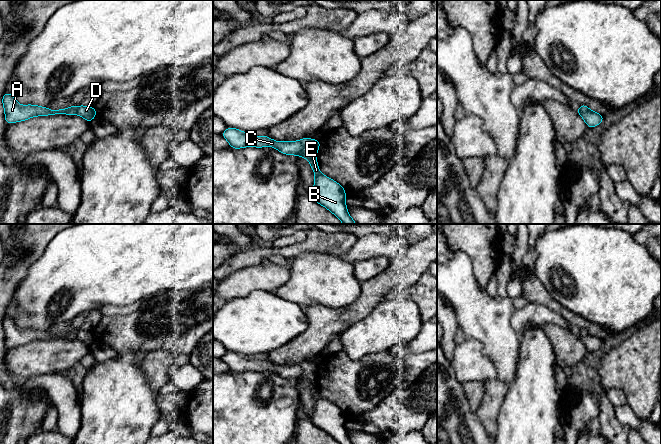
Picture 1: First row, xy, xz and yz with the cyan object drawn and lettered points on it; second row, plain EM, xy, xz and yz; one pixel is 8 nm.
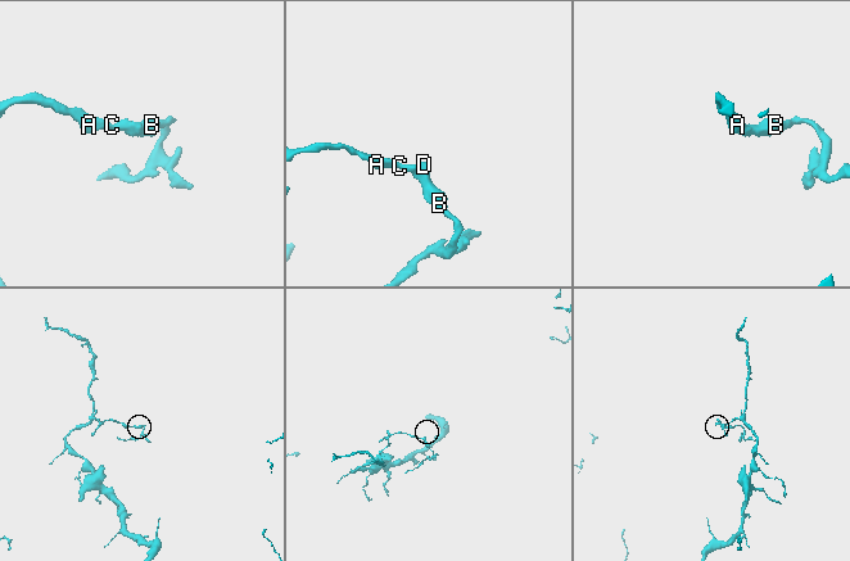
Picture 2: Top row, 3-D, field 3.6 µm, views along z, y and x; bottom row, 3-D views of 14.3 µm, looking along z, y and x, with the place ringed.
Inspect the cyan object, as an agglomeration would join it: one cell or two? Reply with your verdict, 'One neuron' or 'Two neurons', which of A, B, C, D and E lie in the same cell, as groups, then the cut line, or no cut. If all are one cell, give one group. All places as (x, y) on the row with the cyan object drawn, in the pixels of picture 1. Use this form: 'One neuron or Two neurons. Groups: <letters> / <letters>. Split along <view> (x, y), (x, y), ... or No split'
Two neurons. Groups: A C / B D E. Split along xz (300, 140), (301, 149), (296, 154)

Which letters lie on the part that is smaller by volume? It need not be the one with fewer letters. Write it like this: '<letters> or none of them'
B, D, E

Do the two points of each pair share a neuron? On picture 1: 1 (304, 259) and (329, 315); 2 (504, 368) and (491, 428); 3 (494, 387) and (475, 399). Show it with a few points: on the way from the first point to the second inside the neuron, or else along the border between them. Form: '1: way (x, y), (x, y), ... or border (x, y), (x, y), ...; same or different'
1: border (347, 304), (331, 307), (312, 304), (304, 308); different
2: border (497, 378), (507, 385); different
3: border (483, 383), (483, 397), (475, 412); different

